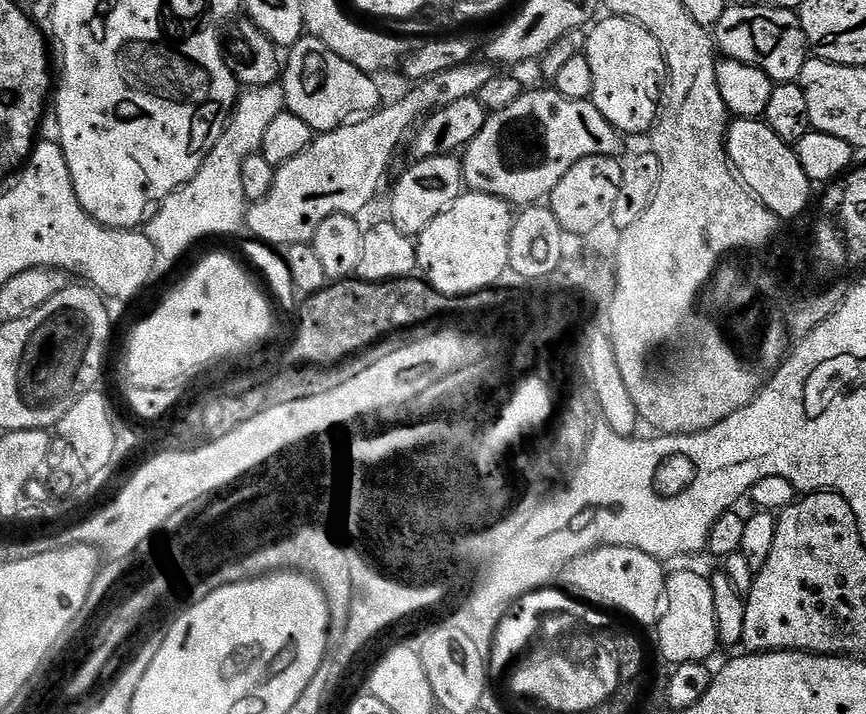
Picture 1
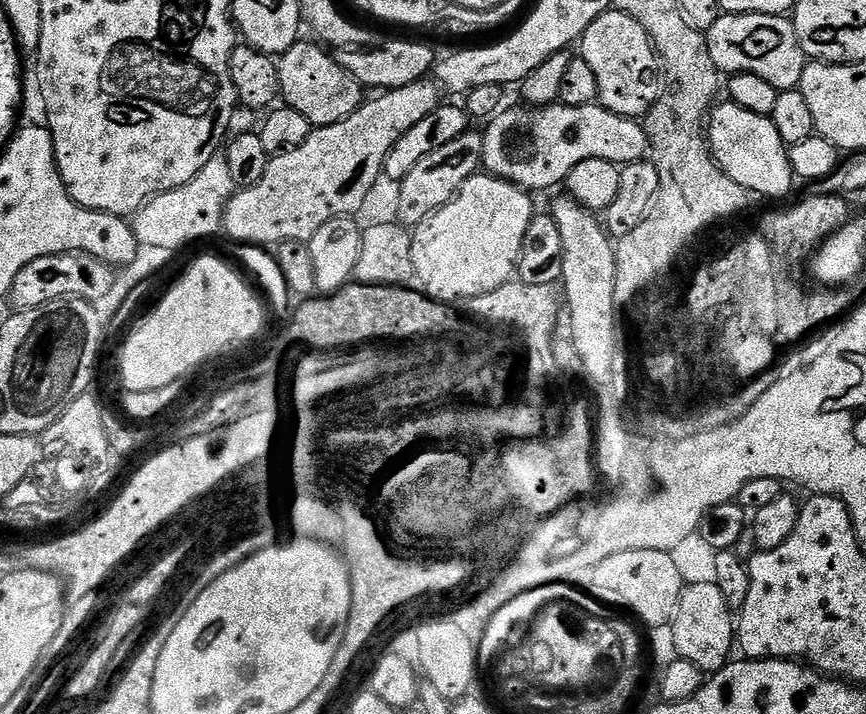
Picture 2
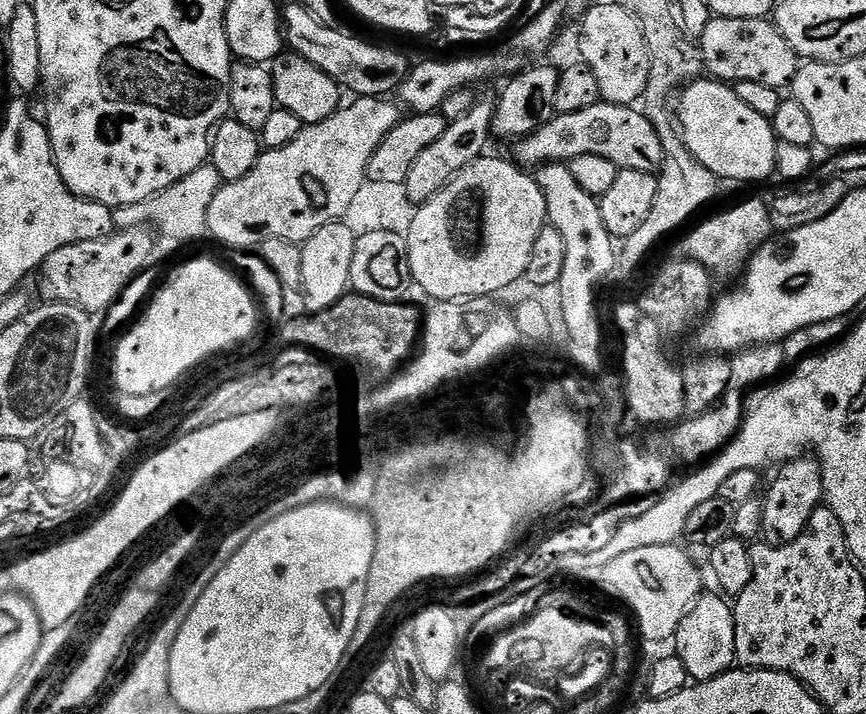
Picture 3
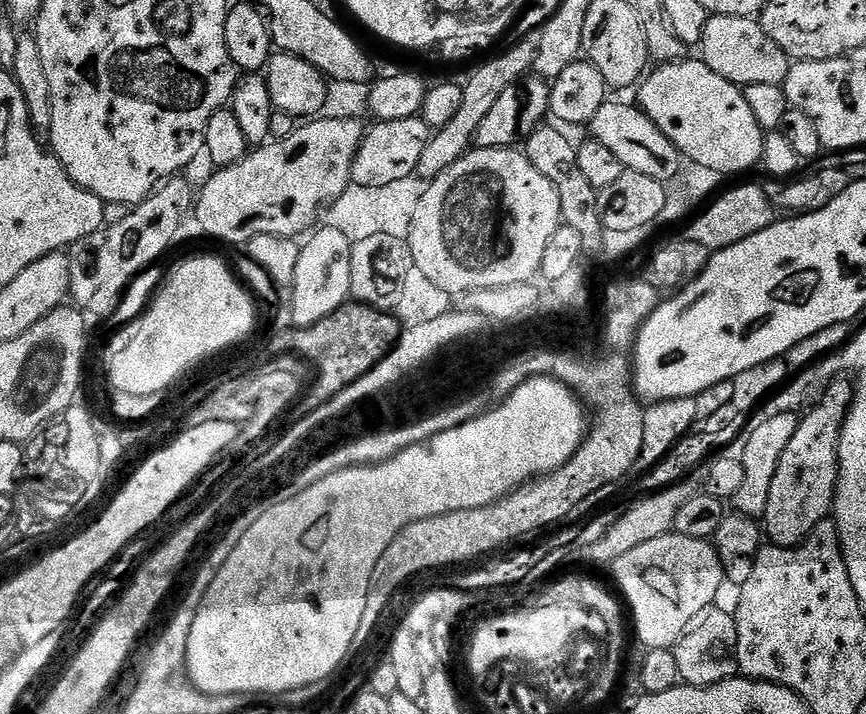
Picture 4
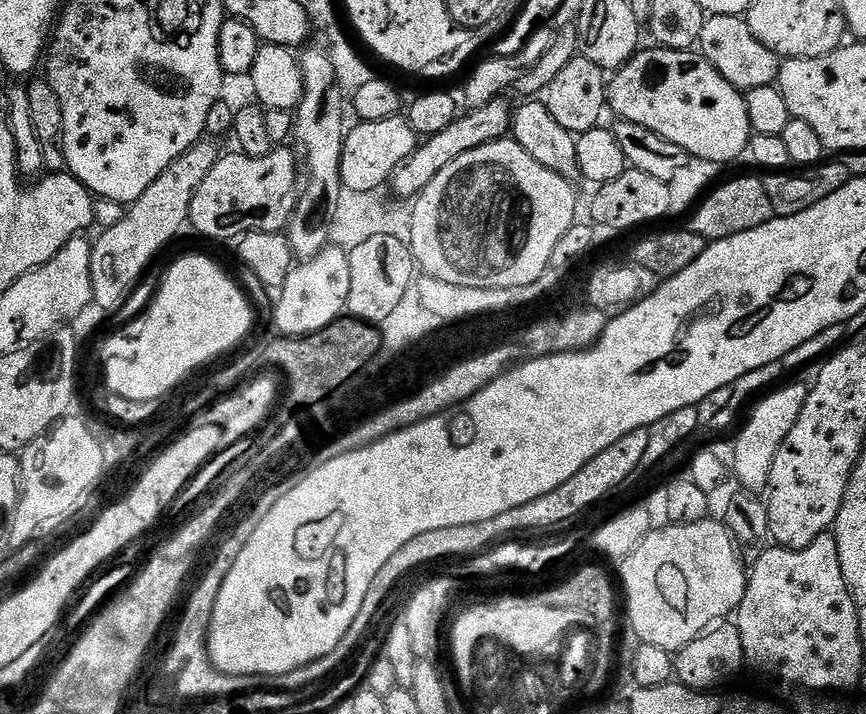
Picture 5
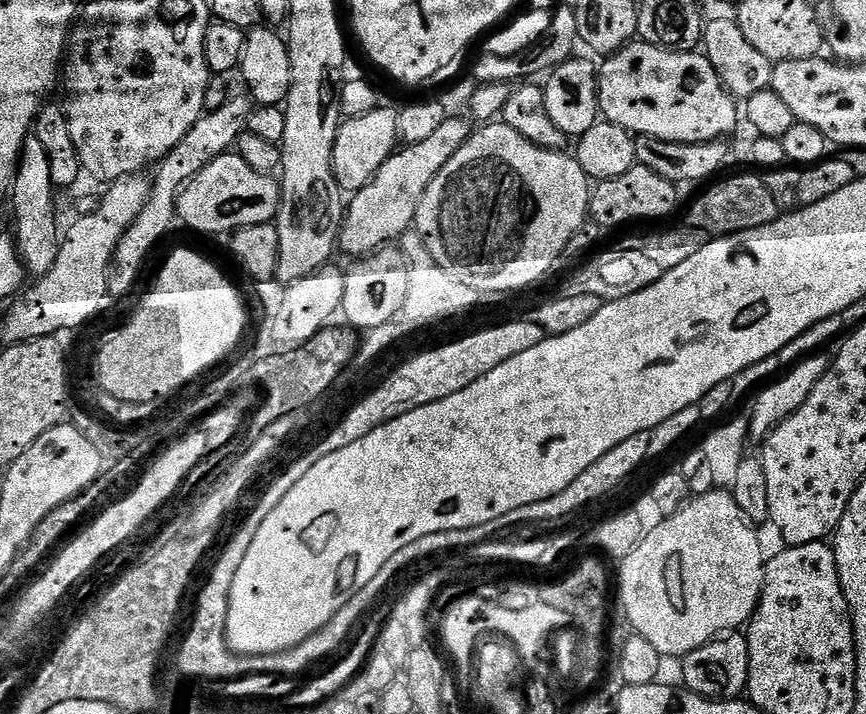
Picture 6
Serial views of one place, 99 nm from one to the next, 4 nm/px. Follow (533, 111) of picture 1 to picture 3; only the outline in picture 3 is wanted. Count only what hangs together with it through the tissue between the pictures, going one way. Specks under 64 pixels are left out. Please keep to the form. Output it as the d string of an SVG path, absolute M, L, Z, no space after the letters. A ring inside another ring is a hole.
M601 102L590 106L590 110L578 110L574 114L557 115L549 124L543 124L539 130L523 137L515 145L515 159L521 165L543 166L549 162L570 162L582 154L598 154L602 158L610 158L619 169L642 170L643 172L659 173L664 166L664 139L656 133L656 127L647 115L639 112L639 107L627 104L610 104Z

